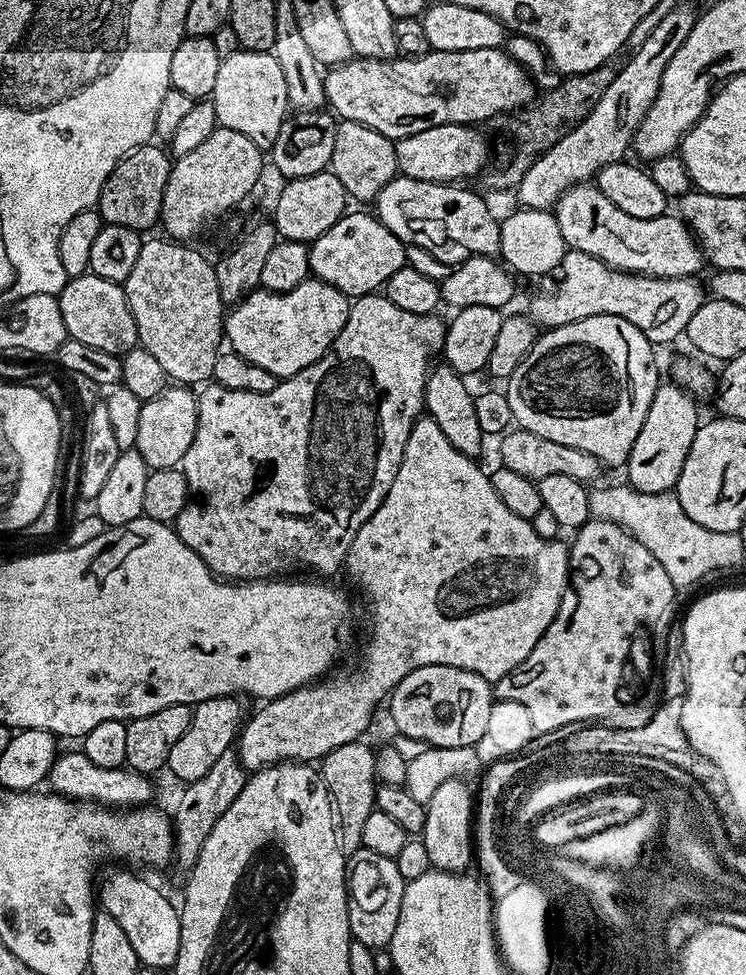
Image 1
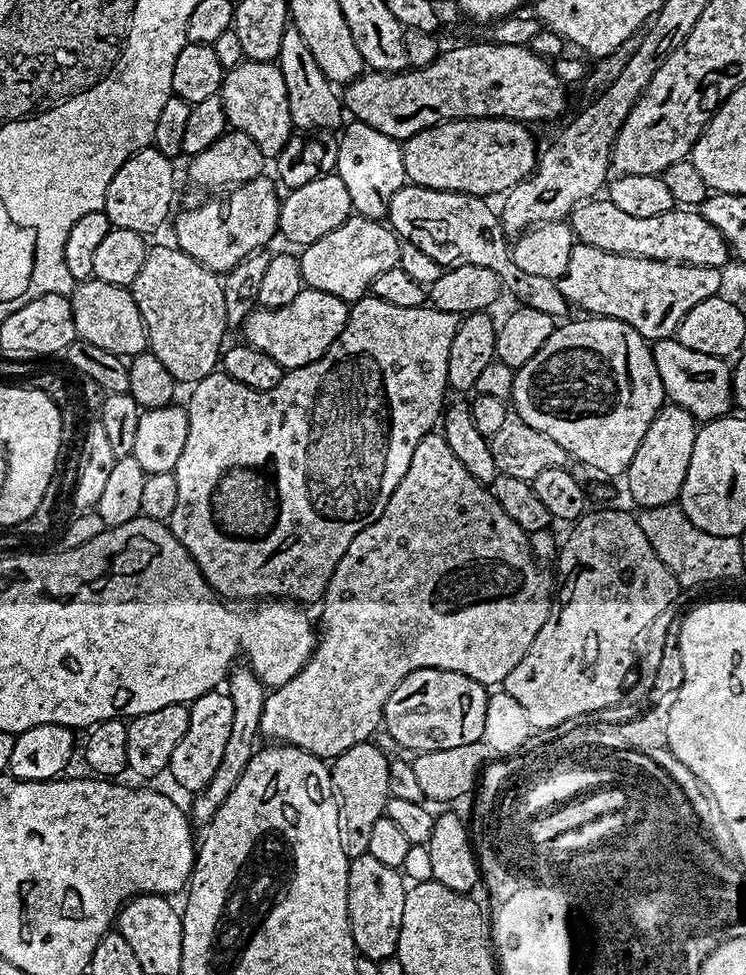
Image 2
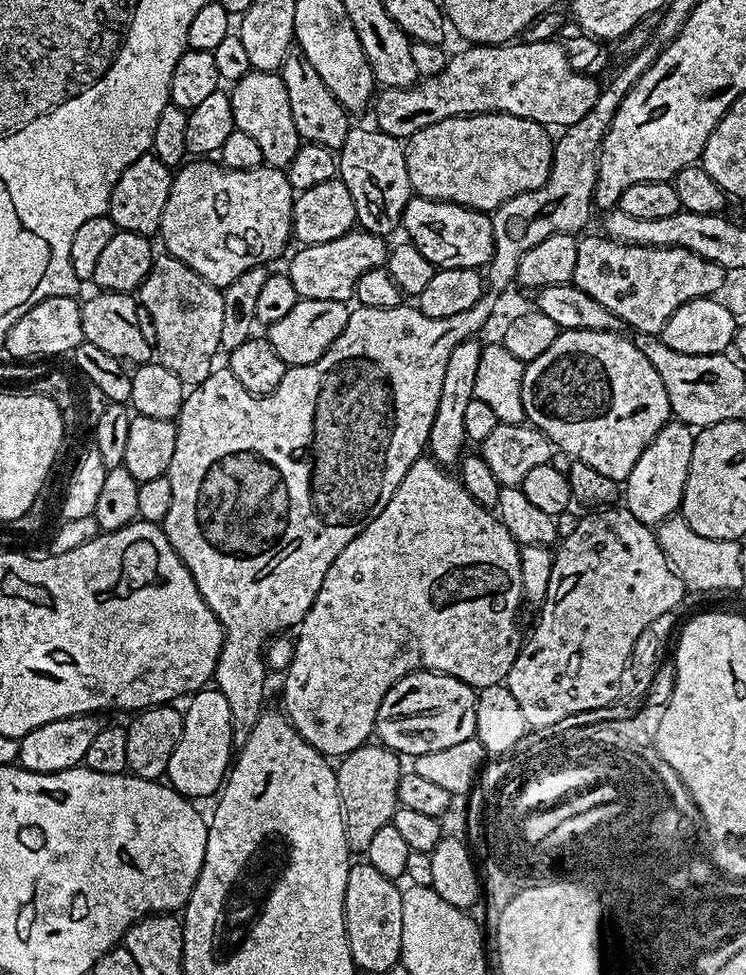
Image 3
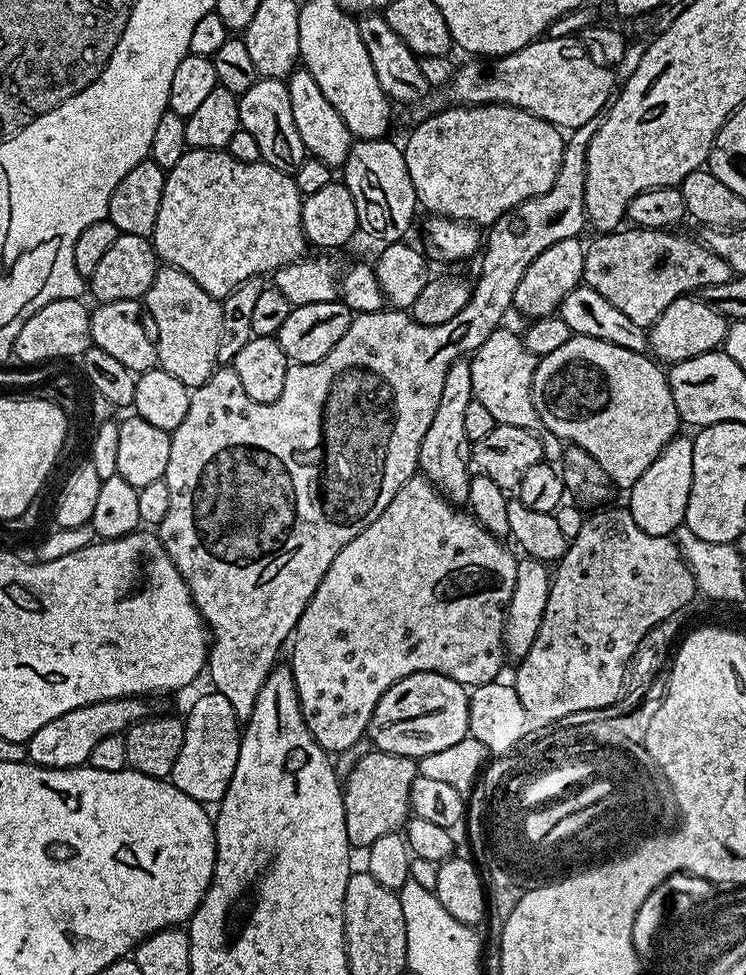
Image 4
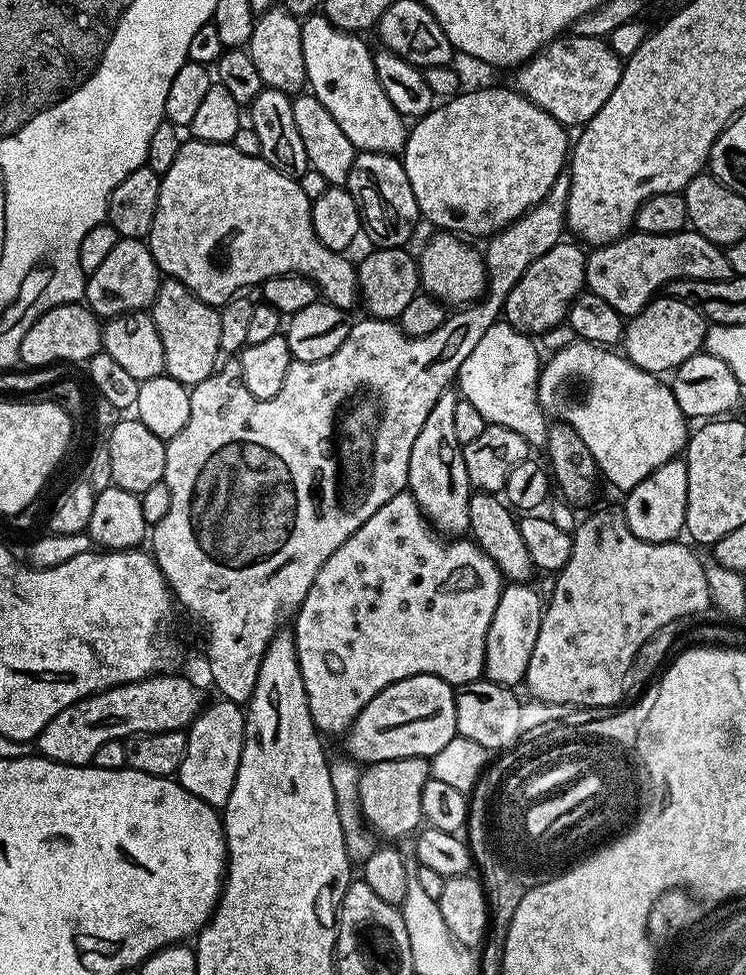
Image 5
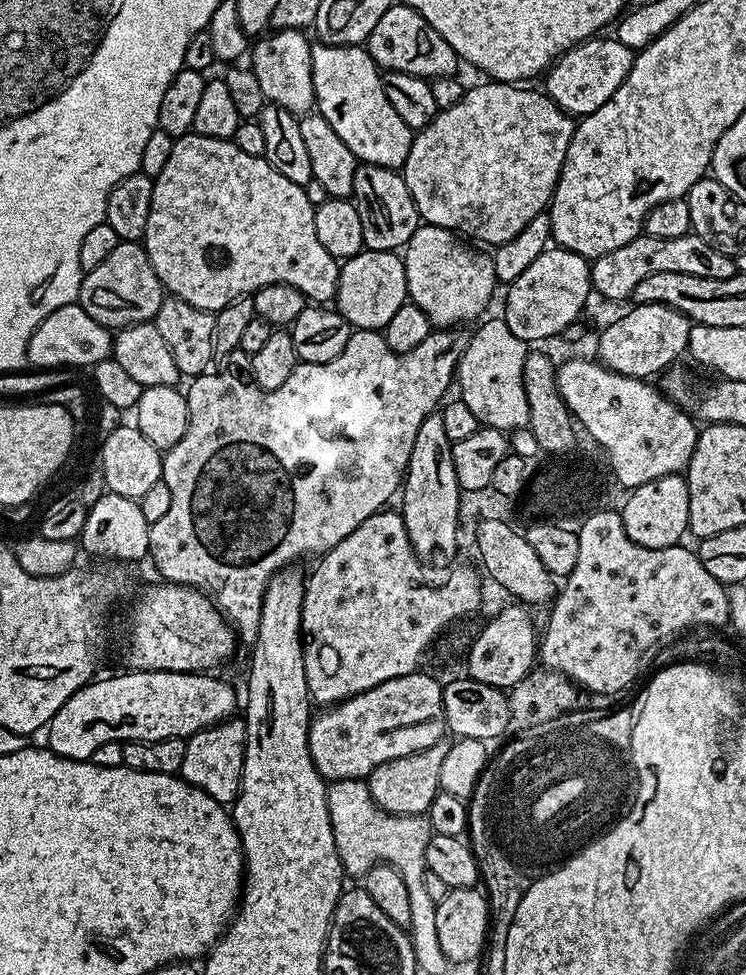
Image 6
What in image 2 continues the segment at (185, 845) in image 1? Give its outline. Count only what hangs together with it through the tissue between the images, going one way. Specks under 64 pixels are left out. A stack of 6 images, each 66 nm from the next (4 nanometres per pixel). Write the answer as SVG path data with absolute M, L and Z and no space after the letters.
M233 667L232 671L228 673L226 681L228 697L230 702L234 702L234 723L230 725L230 739L226 742L226 751L222 754L214 778L210 778L208 785L191 797L190 819L196 826L207 826L214 818L214 814L218 814L222 802L226 802L226 798L230 798L230 790L234 790L234 786L238 786L238 778L242 778L242 770L246 770L252 753L258 748L256 740L258 741L260 736L262 706L266 702L268 692L264 683L254 674L252 667L240 667Z

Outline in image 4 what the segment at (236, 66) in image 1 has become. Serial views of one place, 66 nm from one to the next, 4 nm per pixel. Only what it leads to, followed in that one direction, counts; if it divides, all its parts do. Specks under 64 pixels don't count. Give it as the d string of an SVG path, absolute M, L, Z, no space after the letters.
M258 78L246 94L239 98L238 114L241 129L254 134L254 142L258 142L260 159L265 164L274 166L274 170L282 170L294 174L298 166L306 159L302 146L302 137L294 127L294 110L290 110L290 90L284 80Z

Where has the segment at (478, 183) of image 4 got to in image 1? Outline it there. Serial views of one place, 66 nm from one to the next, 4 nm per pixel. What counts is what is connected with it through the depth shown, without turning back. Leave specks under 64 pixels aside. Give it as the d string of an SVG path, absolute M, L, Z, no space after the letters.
M443 124L430 126L430 130L418 130L406 138L395 141L396 167L399 175L426 182L451 185L453 182L468 182L484 168L488 148L479 127L471 124Z

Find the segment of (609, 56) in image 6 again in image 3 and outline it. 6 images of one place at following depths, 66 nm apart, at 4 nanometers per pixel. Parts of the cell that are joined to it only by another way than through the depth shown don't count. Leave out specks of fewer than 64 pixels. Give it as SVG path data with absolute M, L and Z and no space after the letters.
M555 39L540 42L509 42L506 44L478 44L464 46L455 56L449 55L446 66L438 74L425 76L411 84L408 88L384 88L375 97L375 127L381 132L397 138L407 138L426 126L434 126L434 122L442 122L455 116L476 116L480 112L505 112L518 118L533 120L556 130L569 128L590 114L594 102L598 102L601 85L587 72L579 72L572 68L568 53L563 43Z

